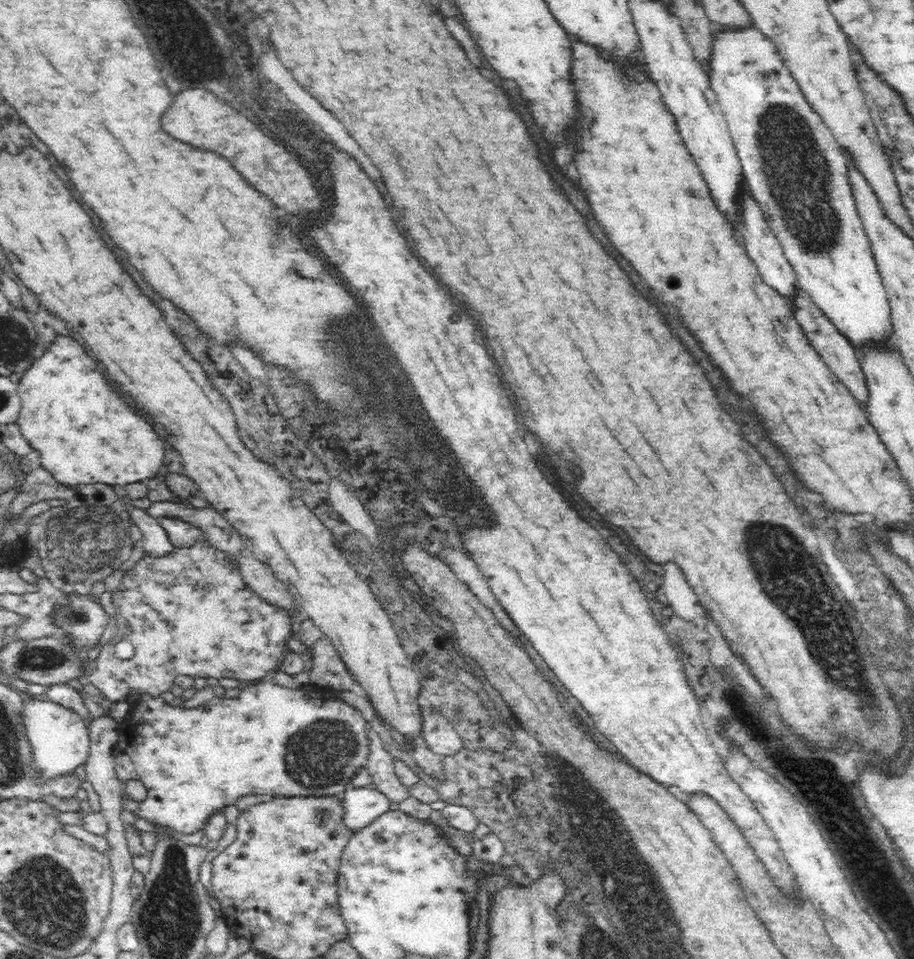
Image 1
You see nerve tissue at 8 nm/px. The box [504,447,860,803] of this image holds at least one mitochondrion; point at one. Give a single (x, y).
(740, 709)

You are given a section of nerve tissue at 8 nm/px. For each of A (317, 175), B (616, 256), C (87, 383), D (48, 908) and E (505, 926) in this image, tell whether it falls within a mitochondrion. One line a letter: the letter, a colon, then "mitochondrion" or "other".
A: other
B: other
C: other
D: mitochondrion
E: other

